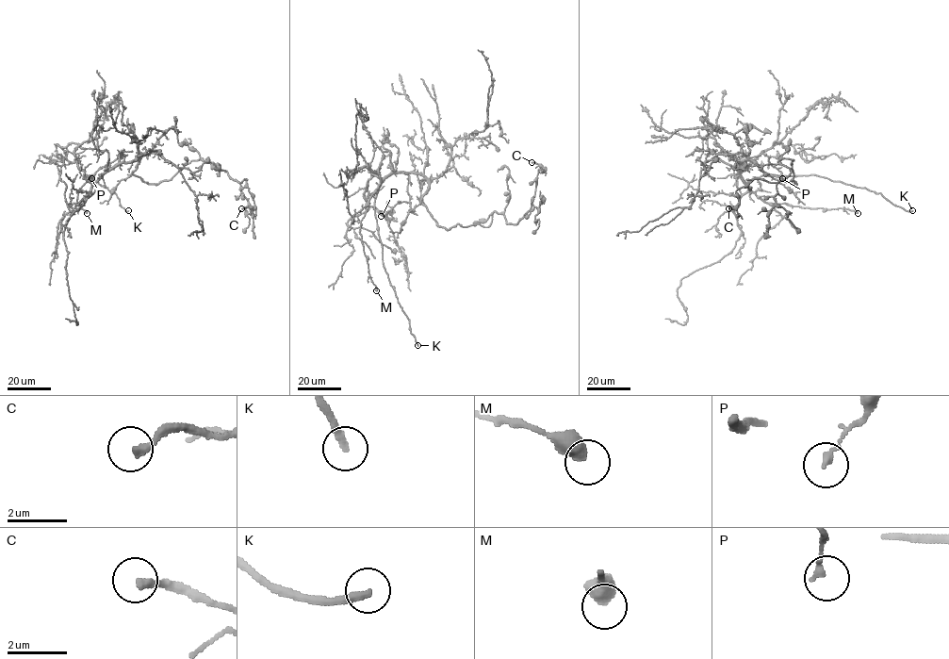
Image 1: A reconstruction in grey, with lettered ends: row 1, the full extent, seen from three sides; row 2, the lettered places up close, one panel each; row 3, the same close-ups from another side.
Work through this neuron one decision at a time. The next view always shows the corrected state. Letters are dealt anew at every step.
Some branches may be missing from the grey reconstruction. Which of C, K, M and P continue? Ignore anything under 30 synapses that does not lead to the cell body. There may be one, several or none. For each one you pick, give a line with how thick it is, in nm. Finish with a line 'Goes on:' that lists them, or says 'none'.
K: 260 nm
Goes on: K

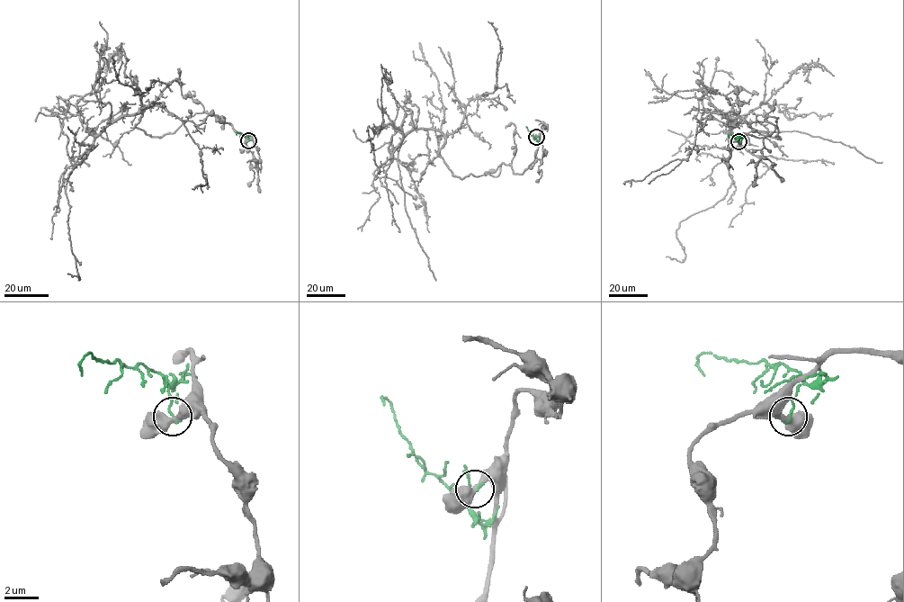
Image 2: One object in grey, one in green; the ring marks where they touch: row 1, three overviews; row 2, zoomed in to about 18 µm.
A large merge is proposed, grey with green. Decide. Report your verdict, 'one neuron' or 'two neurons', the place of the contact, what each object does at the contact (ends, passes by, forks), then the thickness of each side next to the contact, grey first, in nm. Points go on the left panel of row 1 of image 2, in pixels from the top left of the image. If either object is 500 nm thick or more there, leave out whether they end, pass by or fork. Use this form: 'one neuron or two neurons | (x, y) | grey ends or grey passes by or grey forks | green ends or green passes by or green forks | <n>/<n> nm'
two neurons | (248, 140) | grey passes by | green ends | 440/140 nm

